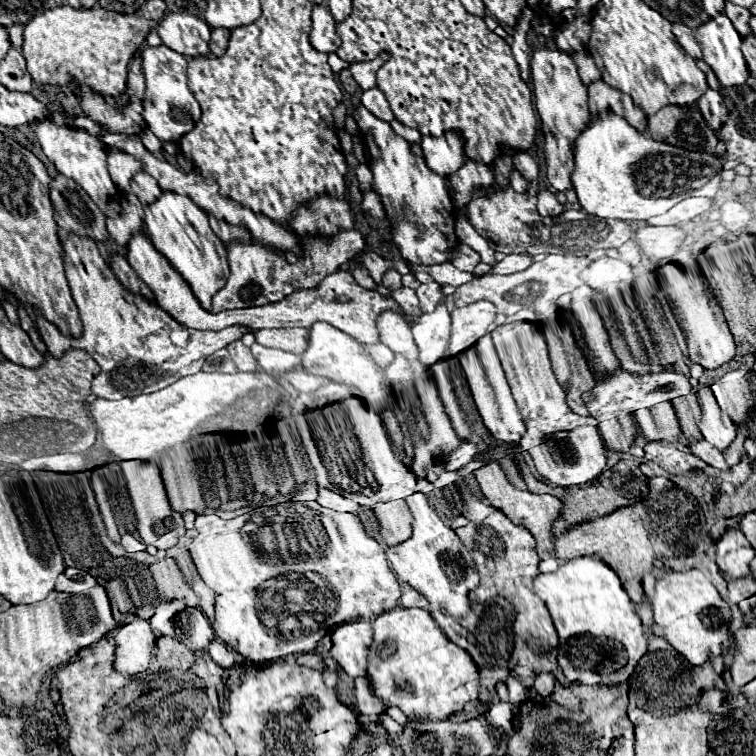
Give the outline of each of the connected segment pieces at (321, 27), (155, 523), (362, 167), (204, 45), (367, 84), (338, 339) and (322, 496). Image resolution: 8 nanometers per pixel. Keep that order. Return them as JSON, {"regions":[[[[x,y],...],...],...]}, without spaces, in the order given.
{"regions":[[[[313,6],[313,30],[311,30],[311,44],[319,52],[337,52],[341,46],[341,38],[335,32],[335,20],[325,6]]],[[[125,460],[125,462],[119,462],[119,466],[123,470],[127,490],[129,490],[133,508],[135,508],[137,532],[139,532],[143,544],[153,544],[159,550],[167,550],[167,548],[175,546],[177,540],[185,534],[185,526],[183,526],[181,514],[169,506],[157,464],[143,462],[143,460]]],[[[359,164],[357,170],[355,170],[355,174],[357,174],[359,190],[361,190],[361,192],[371,192],[371,180],[373,180],[373,176],[371,176],[369,166],[367,166],[367,164]]],[[[169,12],[159,28],[157,34],[161,36],[163,44],[187,58],[195,56],[209,56],[209,40],[211,28],[205,20],[185,14],[185,12]]],[[[385,50],[383,54],[379,54],[375,60],[371,62],[359,62],[359,64],[351,64],[351,74],[355,78],[355,82],[363,88],[375,88],[375,70],[379,70],[387,60],[391,58],[391,54]]],[[[315,322],[311,326],[309,332],[309,346],[301,356],[303,366],[315,374],[315,376],[323,376],[329,378],[333,382],[341,382],[347,386],[355,386],[359,390],[367,390],[373,384],[381,384],[383,380],[383,370],[369,358],[369,354],[365,352],[363,344],[359,344],[357,340],[353,340],[349,334],[337,330],[335,326],[327,324],[327,322]]],[[[319,488],[319,498],[317,498],[317,502],[319,502],[321,506],[325,506],[325,508],[335,509],[339,512],[356,513],[359,512],[359,508],[361,508],[356,502],[334,492],[329,492],[327,488]]]]}

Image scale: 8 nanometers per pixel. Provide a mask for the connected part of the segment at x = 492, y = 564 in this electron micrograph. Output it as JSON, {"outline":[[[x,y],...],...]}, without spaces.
{"outline":[[[493,510],[489,516],[483,512],[467,514],[469,524],[465,528],[457,528],[457,536],[473,552],[473,560],[477,564],[481,584],[473,592],[471,602],[485,602],[489,594],[507,598],[515,608],[515,656],[511,656],[511,666],[525,664],[535,674],[553,672],[555,678],[563,678],[563,672],[557,664],[557,644],[559,636],[549,616],[545,602],[533,590],[533,578],[539,574],[539,556],[535,550],[535,538],[525,526],[515,526],[501,510]]]}

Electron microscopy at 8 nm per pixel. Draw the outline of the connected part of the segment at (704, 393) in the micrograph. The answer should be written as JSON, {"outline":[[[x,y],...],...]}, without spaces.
{"outline":[[[699,388],[697,390],[697,398],[703,410],[703,420],[699,424],[699,430],[703,434],[703,438],[713,444],[715,448],[719,448],[721,452],[727,450],[727,446],[735,440],[737,436],[737,428],[731,420],[727,420],[711,392],[711,388]]]}

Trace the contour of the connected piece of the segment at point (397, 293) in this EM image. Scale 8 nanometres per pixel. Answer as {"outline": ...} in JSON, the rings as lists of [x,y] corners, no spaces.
{"outline":[[[401,286],[397,290],[391,292],[391,298],[403,308],[405,314],[411,314],[411,316],[421,316],[421,310],[419,310],[419,300],[415,296],[415,290],[413,288],[407,288],[407,286]]]}

